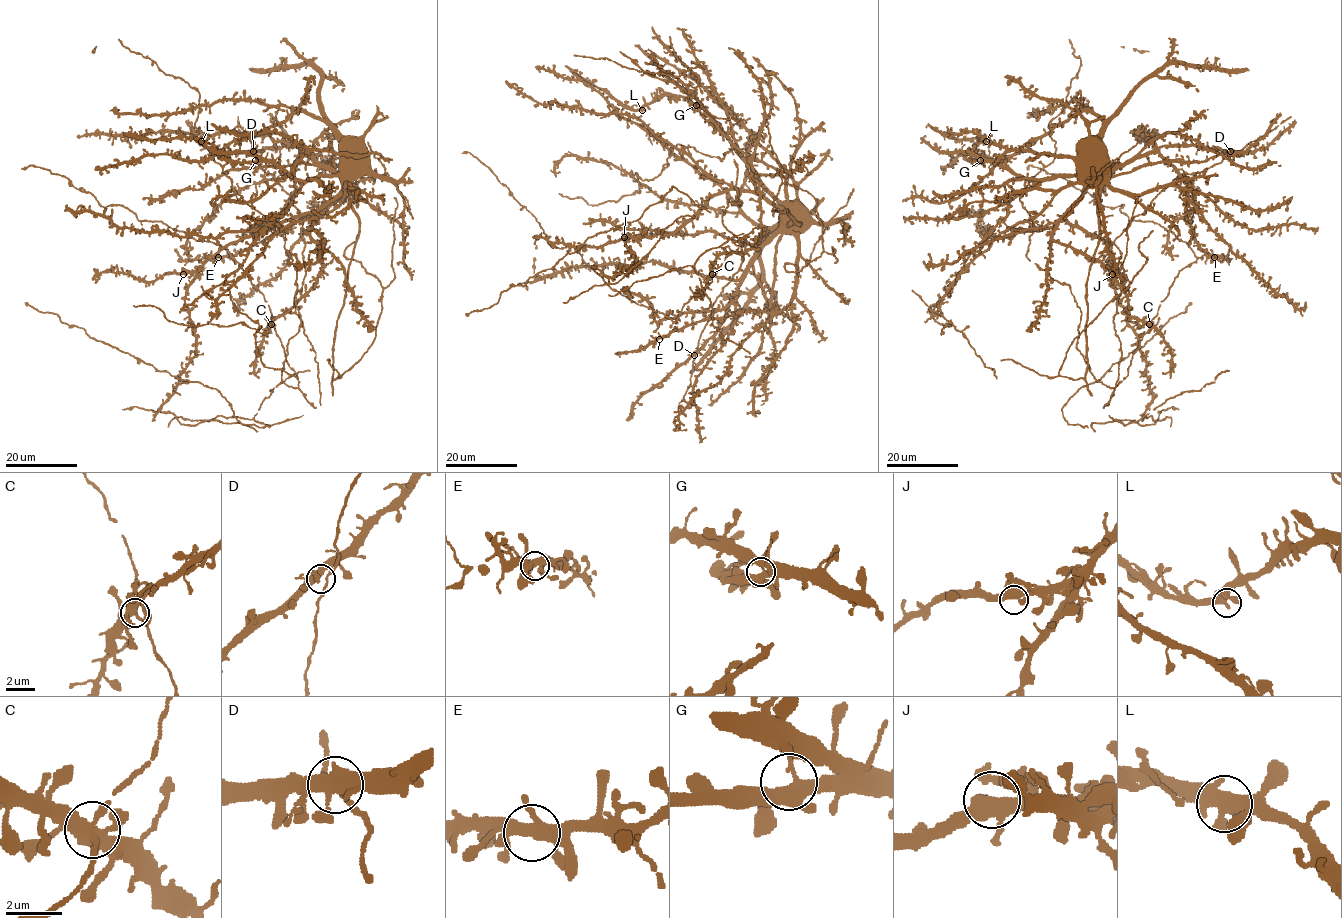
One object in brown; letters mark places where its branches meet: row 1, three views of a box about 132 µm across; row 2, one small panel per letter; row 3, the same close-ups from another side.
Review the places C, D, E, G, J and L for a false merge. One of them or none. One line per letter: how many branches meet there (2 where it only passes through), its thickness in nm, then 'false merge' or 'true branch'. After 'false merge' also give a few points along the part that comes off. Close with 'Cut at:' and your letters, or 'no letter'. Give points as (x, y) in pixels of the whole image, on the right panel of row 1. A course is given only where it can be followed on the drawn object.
C: 5 branches meet; 380 nm thick; true branch
D: 5 branches meet; 400 nm thick; true branch
E: 5 branches meet; 380 nm thick; true branch
G: 5 branches meet; 400 nm thick; true branch
J: 5 branches meet; 400 nm thick; true branch
L: 5 branches meet; 440 nm thick; true branch
Cut at: no letter

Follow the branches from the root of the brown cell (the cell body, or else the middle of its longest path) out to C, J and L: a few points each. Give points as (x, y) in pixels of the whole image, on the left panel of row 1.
C: (348, 173), (354, 176), (317, 214), (310, 229), (311, 236), (319, 244), (320, 277), (271, 324)
J: (348, 173), (354, 175), (349, 182), (317, 208), (265, 226), (252, 235), (225, 245), (198, 269), (183, 274)
L: (348, 173), (343, 169), (338, 174), (296, 180), (270, 162), (227, 160), (209, 144), (201, 141)

